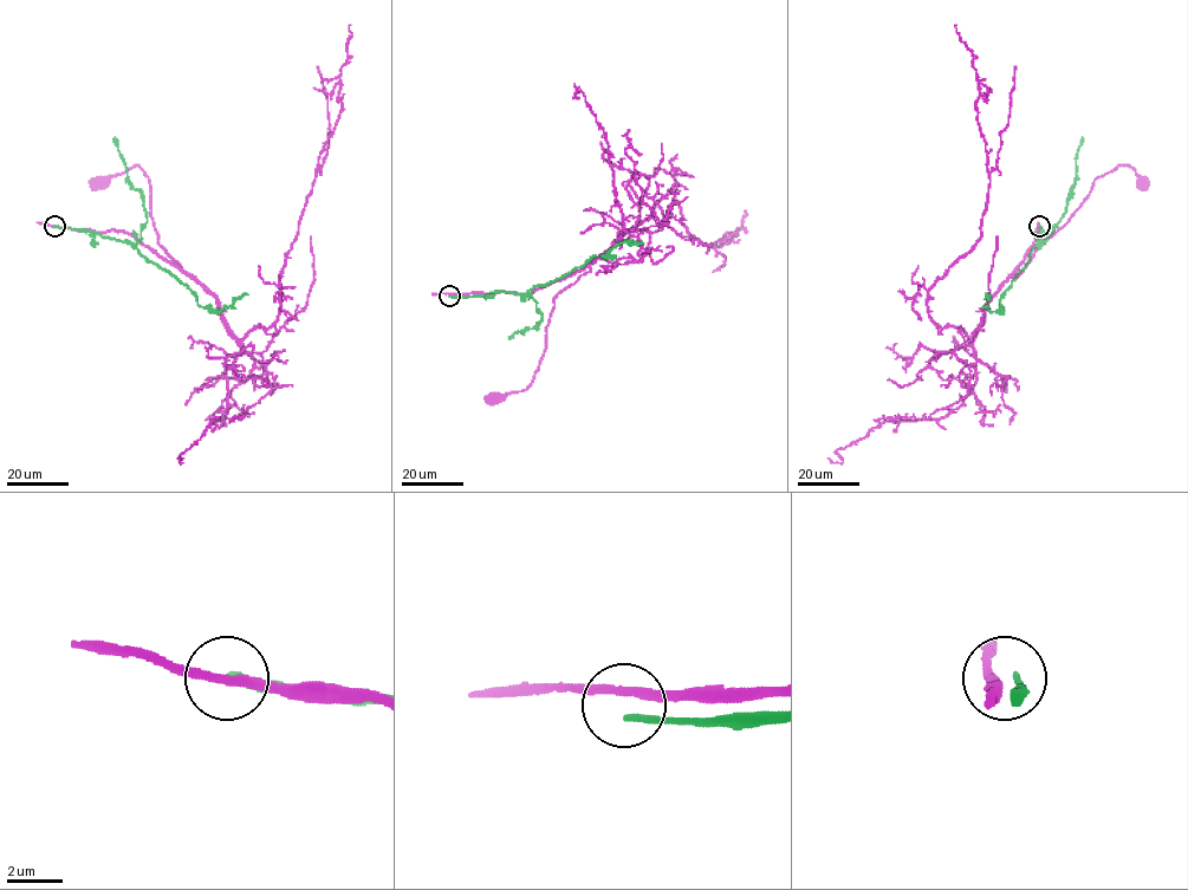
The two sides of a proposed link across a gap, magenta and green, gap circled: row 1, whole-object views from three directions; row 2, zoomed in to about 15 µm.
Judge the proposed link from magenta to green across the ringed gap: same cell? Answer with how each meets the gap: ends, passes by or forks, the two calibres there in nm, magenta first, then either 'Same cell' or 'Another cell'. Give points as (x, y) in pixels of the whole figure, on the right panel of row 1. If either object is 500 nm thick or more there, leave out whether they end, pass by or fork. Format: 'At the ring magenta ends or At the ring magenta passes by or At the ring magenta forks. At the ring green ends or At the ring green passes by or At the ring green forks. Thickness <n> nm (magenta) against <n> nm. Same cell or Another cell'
At the ring magenta passes by. At the ring green ends. Thickness 320 nm (magenta) against 240 nm. Another cell

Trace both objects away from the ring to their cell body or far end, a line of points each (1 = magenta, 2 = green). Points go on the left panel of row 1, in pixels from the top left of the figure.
1: (53, 227), (131, 233), (195, 278), (157, 241), (149, 179), (138, 166), (99, 182)
2: (53, 226), (95, 231), (129, 242), (143, 257), (184, 285), (196, 303), (212, 311), (221, 311), (247, 293)

